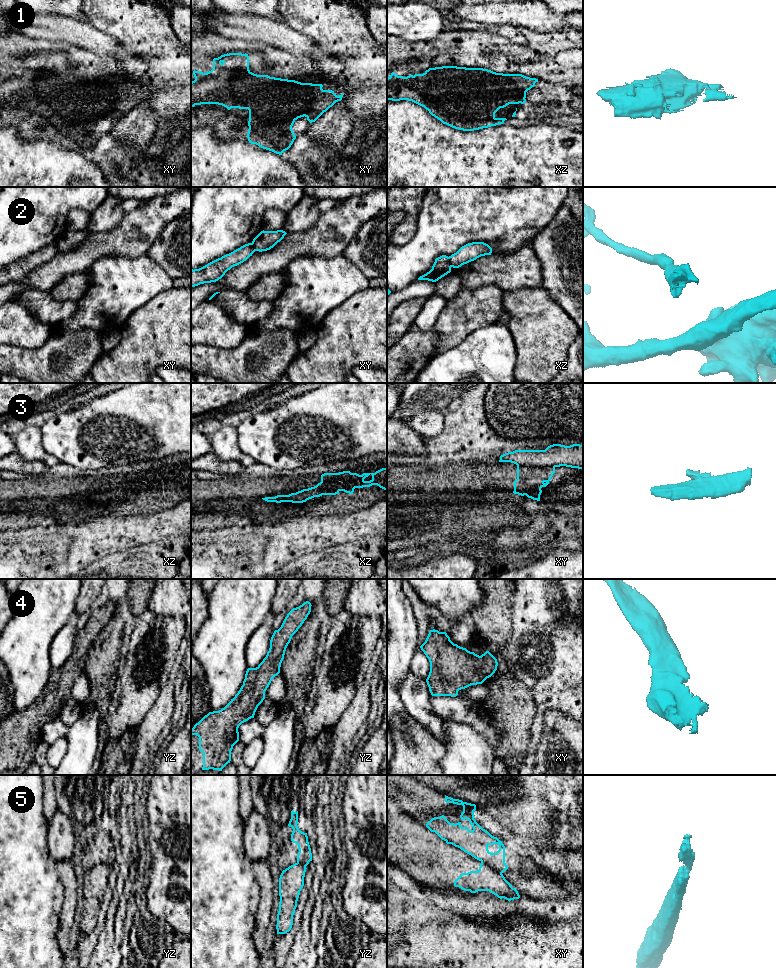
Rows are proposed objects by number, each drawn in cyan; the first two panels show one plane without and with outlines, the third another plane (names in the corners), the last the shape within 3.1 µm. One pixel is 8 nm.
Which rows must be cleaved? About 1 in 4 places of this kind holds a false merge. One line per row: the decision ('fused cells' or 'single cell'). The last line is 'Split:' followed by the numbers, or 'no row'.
1: single cell
2: fused cells
3: fused cells
4: single cell
5: fused cells
Split: 2, 3, 5

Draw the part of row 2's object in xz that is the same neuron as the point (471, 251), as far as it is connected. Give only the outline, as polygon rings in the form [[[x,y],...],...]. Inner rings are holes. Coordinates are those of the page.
[[[472,242],[462,246],[456,253],[449,256],[451,267],[459,268],[464,264],[485,255],[491,255],[492,248],[484,242]]]

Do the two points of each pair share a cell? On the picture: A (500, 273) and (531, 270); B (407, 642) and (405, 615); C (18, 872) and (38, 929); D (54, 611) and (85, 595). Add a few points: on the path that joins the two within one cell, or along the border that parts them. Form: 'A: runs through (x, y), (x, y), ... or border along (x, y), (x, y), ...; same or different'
A: runs through (508, 271), (523, 270); same
B: runs through (405, 635), (405, 622); same
C: runs through (18, 886), (18, 909), (24, 915); same
D: border along (81, 589), (73, 617); different

